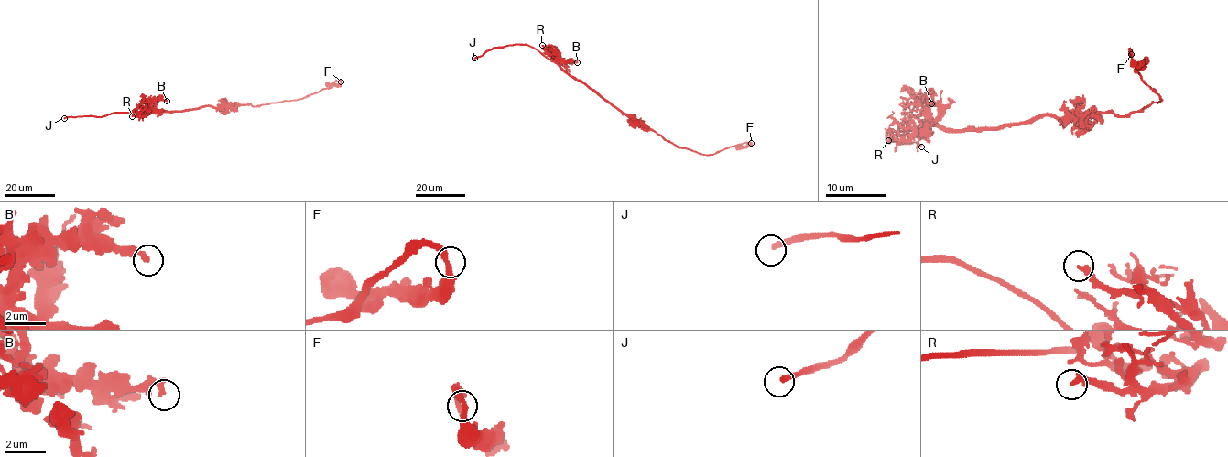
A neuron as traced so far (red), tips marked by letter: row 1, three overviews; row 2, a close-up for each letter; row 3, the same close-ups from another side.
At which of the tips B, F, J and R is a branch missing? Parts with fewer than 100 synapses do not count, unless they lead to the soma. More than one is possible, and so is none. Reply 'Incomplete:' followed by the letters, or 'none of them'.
Incomplete: J

